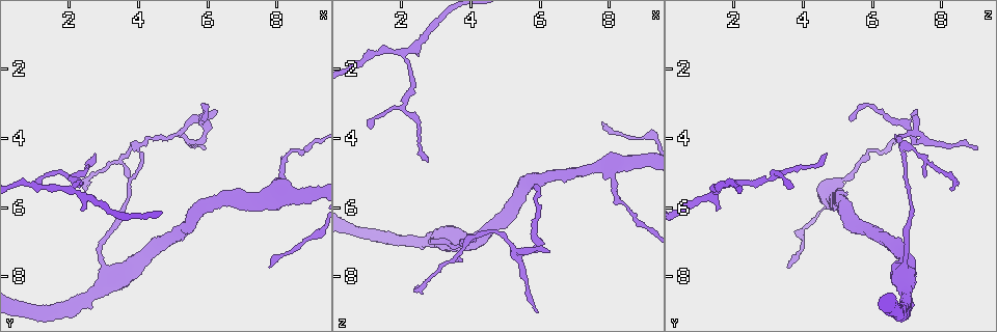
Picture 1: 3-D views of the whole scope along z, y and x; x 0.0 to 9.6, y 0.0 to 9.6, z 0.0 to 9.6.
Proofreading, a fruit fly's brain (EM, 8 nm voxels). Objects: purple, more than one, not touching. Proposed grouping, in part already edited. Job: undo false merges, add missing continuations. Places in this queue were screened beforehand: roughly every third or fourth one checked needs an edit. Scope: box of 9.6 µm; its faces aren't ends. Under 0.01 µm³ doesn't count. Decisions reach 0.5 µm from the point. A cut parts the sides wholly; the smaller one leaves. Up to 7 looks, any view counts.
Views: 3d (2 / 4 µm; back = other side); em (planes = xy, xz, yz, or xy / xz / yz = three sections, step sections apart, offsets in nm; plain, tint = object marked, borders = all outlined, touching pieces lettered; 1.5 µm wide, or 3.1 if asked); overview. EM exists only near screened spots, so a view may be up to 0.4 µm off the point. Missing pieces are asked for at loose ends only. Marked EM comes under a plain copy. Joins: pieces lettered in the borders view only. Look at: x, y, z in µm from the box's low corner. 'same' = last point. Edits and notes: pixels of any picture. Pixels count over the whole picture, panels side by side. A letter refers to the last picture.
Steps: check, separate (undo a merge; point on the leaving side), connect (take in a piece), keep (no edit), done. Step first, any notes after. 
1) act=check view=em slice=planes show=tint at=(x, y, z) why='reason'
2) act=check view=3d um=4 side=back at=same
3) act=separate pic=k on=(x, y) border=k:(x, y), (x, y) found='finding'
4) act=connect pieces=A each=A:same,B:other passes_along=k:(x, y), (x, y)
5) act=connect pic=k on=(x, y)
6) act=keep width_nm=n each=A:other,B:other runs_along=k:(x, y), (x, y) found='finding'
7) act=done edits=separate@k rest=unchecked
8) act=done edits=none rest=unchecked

act=check view=3d um=4 at=(5.85, 3.45, 5.30) why='branch stops here'

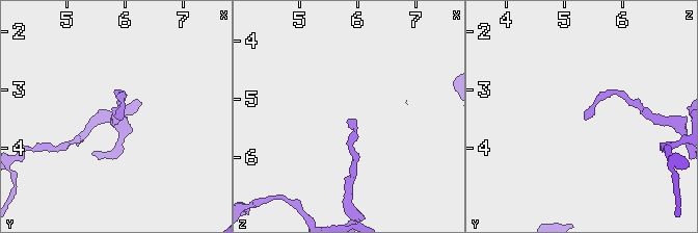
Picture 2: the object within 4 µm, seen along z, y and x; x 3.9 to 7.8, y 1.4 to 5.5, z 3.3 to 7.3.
act=check view=em slice=xz step=8 show=tint at=(5.85, 3.45, 5.40) why='need the tissue'

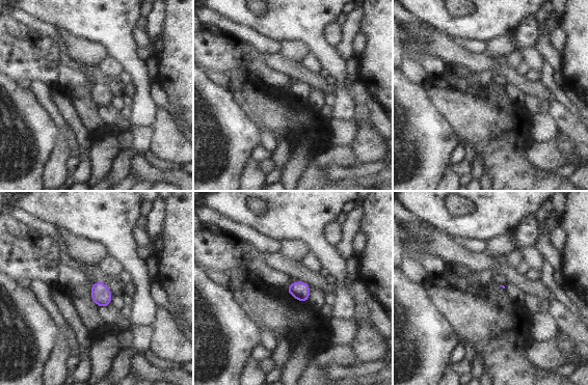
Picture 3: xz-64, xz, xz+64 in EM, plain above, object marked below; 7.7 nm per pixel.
act=check view=em slice=planes show=borders at=same why='another direction'

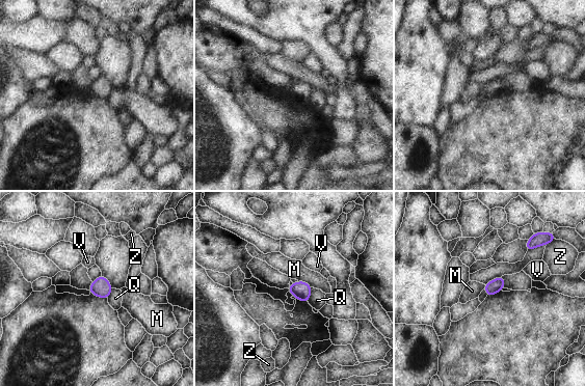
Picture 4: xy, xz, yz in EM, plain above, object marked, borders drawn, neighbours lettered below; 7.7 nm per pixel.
act=keep each=M:other,Q:other,V:other,Z:other border=4:(298, 280), (303, 280), (312, 286) found='no lettered piece goes on from it'

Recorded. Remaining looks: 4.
act=check view=3d um=2 side=back at=(1.10, 5.50, 3.55) why='branch stops here'

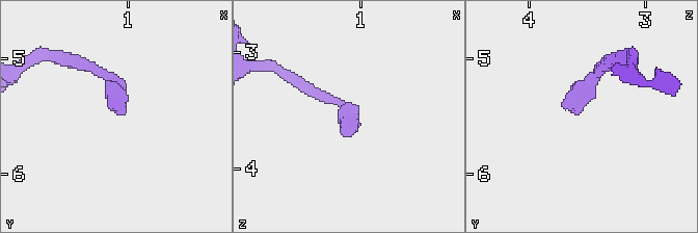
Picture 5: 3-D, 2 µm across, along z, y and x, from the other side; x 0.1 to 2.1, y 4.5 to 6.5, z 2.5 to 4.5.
act=check view=em slice=xz step=8 show=tint at=(1.08, 5.48, 3.58)

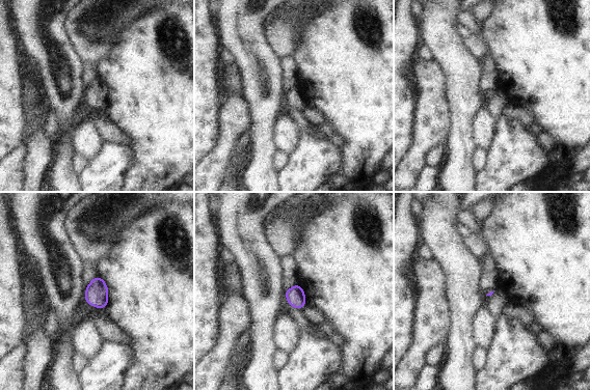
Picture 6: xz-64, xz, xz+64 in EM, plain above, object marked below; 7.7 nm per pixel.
act=check view=em slice=planes show=borders at=same

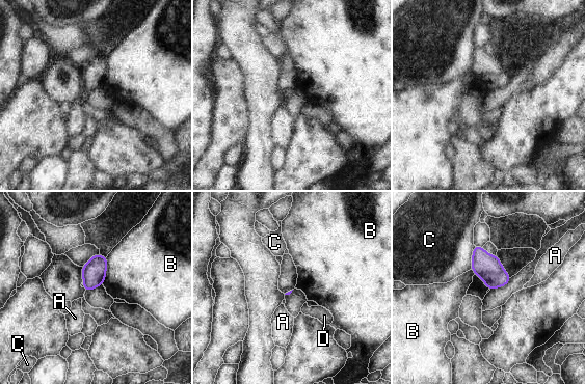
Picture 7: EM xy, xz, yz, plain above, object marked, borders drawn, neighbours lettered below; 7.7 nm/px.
act=keep each=A:other,B:other,C:other,D:other border=7:(107, 256), (106, 276), (102, 284) found='no lettered piece goes on from it'

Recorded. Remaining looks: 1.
act=check view=em slice=planes show=borders at=(8.10, 5.05, 5.40) why='calibre changes'

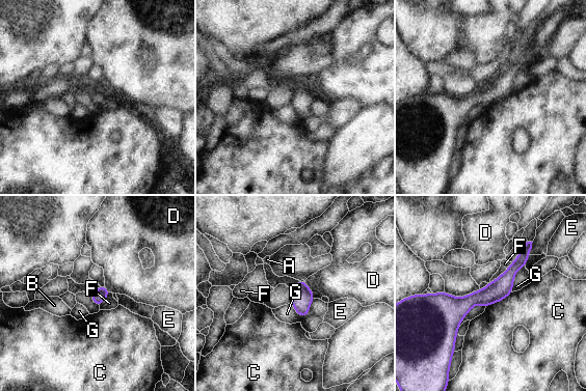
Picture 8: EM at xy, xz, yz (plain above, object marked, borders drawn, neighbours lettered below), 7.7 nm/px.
act=keep longest_contact=C:240nm each=A:other,B:other,C:other,D:other,E:other,F:other,G:other runs_along=8:(529, 244), (489, 295), (447, 301) found='all the same neuron'

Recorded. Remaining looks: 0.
act=done edits=none rest=unchecked

